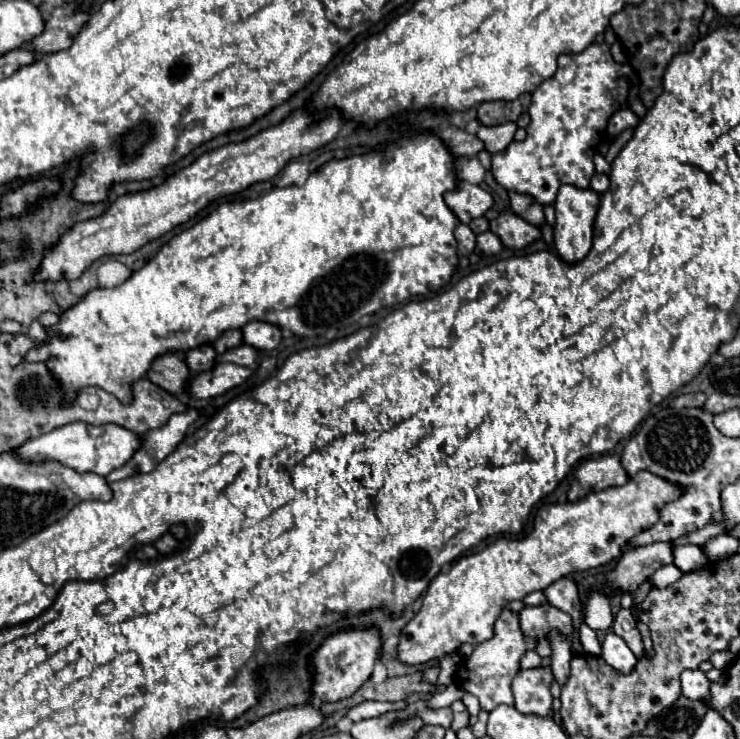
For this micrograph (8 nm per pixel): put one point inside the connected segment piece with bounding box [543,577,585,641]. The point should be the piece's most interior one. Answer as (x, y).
(562, 594)

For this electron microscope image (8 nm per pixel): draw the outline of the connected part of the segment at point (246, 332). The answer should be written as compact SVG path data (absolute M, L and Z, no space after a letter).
M251 321L243 329L243 343L251 343L251 347L259 351L271 351L281 341L281 329L263 321Z

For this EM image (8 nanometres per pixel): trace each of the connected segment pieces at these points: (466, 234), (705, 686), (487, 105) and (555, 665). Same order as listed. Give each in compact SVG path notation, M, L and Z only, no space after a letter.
M457 225L455 229L455 239L459 243L459 249L467 249L467 251L473 251L475 249L475 235L473 231L469 229L469 225Z
M701 669L681 673L681 689L683 689L683 695L689 699L705 701L707 695L711 695L709 687L711 687L711 681L707 679L707 675Z
M523 93L515 101L485 101L479 105L479 123L487 127L517 121L517 117L531 105L531 95Z
M551 631L549 633L551 639L551 669L553 669L553 677L555 681L563 687L563 683L567 683L567 675L569 675L569 661L573 657L571 653L571 643L565 641L561 637L559 631Z

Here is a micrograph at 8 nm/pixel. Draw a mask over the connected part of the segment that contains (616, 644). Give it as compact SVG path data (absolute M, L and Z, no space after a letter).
M609 631L609 633L605 635L601 657L603 657L613 669L617 669L617 671L621 671L621 673L629 673L629 671L635 667L635 663L637 663L633 651L631 651L631 649L627 647L627 643L625 643L619 635L615 635L613 631Z

